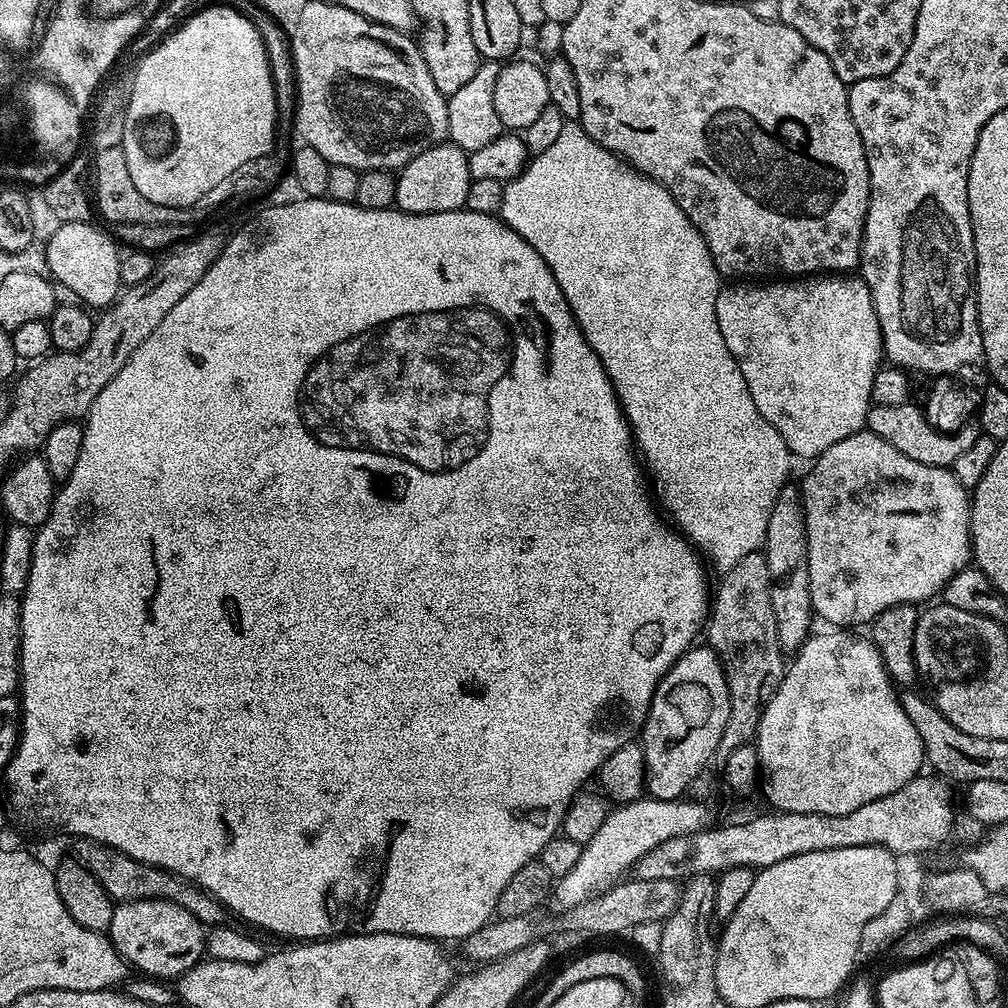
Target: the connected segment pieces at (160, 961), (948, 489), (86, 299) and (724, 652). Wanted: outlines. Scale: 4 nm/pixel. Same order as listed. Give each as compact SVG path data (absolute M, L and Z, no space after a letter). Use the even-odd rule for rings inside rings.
M165 900L117 903L112 909L110 939L121 960L137 973L163 982L175 981L183 972L190 971L206 952L205 925L199 924L190 910L182 910L182 906Z
M848 439L848 444L834 442L830 448L836 452L836 464L828 464L832 456L815 457L812 473L802 483L806 538L808 539L808 569L810 570L810 598L812 611L825 620L825 625L840 630L856 630L859 624L871 625L880 612L899 604L923 605L932 595L943 593L944 587L972 560L972 502L969 489L964 488L948 468L926 466L908 458L908 504L896 500L896 520L876 520L868 516L868 504L880 504L880 488L872 488L872 472L884 472L888 448L852 448L860 440ZM852 456L868 456L864 468L856 468L860 460ZM856 472L864 472L864 520L856 520L856 500L848 500L848 492L856 492Z
M86 220L60 224L53 230L52 237L48 240L48 245L43 245L42 251L47 264L47 271L56 284L66 286L67 289L76 294L81 305L92 310L97 310L96 308L104 310L115 304L122 292L120 282L120 257L122 252L117 241L109 233L108 237L102 229L95 228L94 225L95 223Z
M763 551L746 554L729 572L719 577L720 585L715 585L714 595L710 600L710 611L706 617L707 647L718 654L722 662L722 670L726 674L726 686L730 694L730 718L726 718L726 730L722 730L722 738L718 749L721 757L729 756L738 746L753 743L760 725L760 716L764 705L776 692L786 671L786 653L778 642L778 626L774 622L774 606L770 602L770 574L768 573L768 557Z

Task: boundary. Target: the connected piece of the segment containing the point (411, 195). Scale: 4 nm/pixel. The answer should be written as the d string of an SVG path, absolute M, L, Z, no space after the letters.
M451 142L435 144L422 150L422 154L418 154L409 164L399 169L396 176L395 207L410 214L453 212L464 207L472 182L468 153Z

